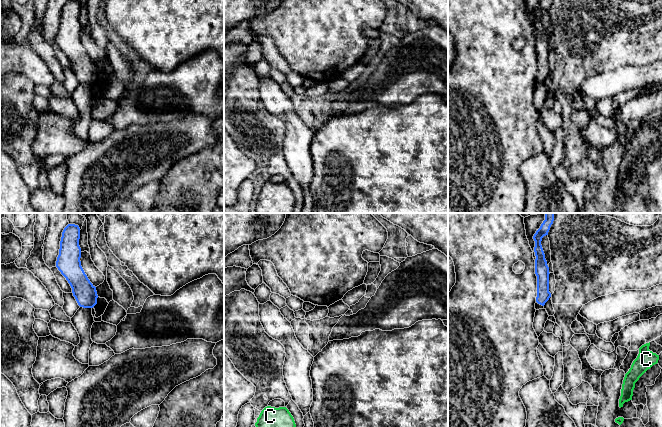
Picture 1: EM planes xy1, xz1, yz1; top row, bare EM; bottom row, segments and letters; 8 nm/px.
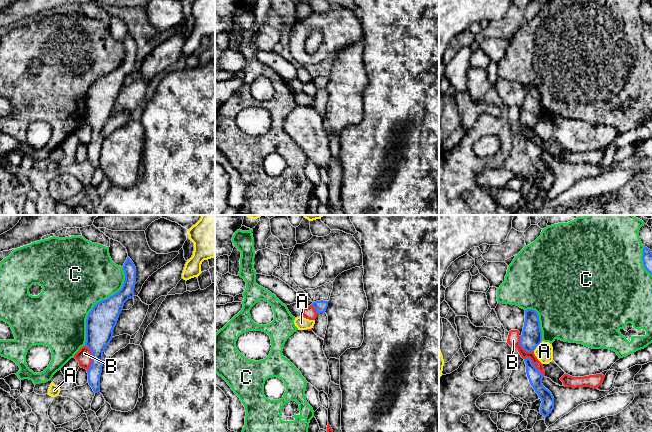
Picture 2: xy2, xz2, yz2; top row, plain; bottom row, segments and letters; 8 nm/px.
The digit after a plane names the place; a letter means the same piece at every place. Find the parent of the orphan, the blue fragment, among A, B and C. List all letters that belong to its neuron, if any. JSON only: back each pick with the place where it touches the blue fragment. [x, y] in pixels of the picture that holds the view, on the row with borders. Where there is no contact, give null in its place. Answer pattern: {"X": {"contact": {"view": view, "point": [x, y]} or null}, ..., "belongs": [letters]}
{"belongs": []}

